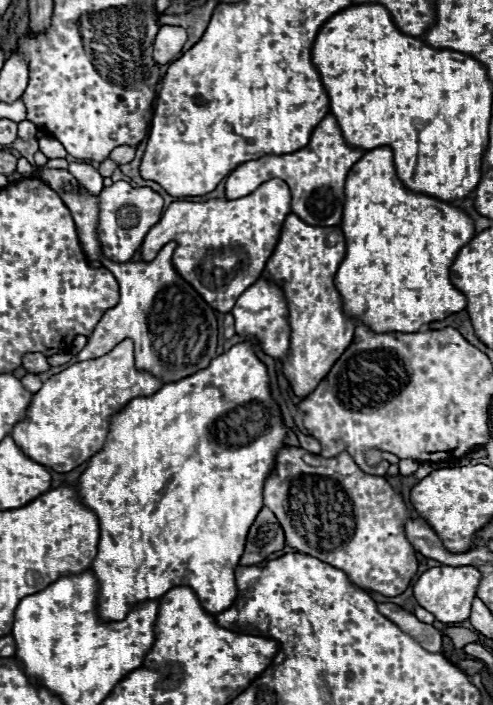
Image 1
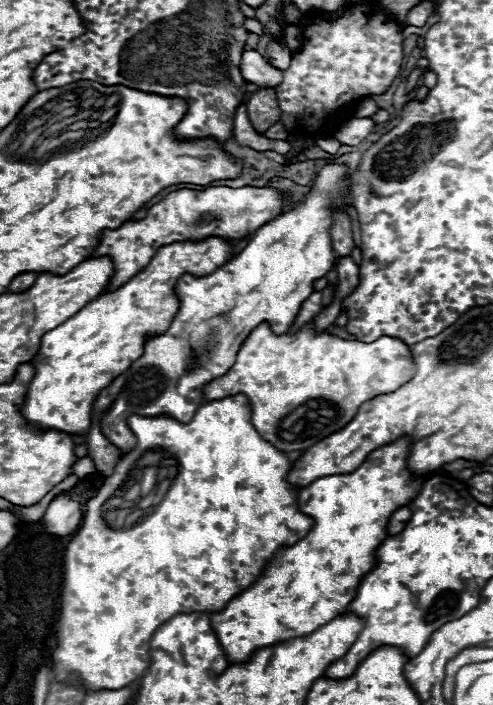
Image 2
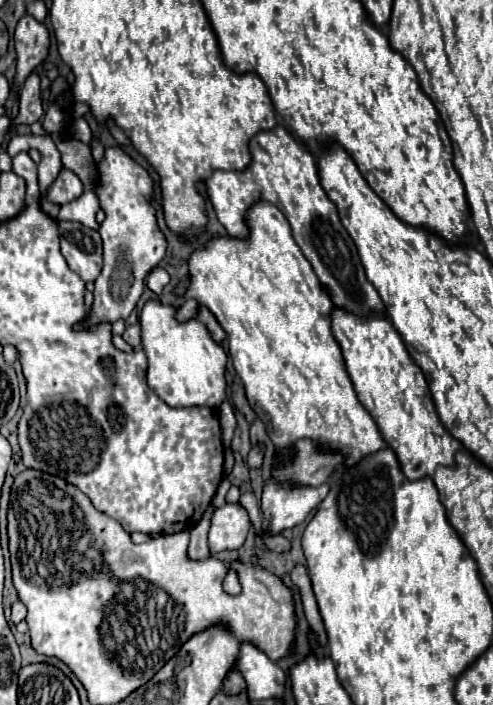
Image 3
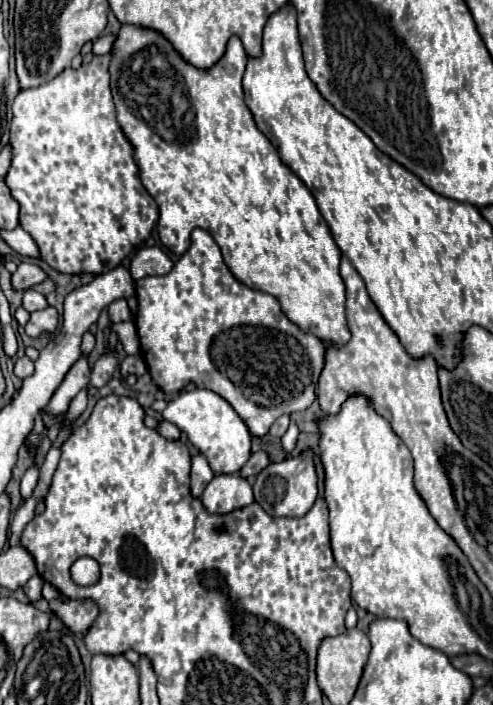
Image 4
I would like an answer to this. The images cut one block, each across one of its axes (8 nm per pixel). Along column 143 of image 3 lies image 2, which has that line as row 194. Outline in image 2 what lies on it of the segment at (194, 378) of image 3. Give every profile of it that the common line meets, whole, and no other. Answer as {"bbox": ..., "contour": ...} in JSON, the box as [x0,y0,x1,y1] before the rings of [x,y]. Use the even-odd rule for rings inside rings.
{"bbox":[100,166,350,456],"contour":[[[324,166],[314,182],[312,192],[304,200],[300,200],[294,210],[264,224],[232,260],[222,264],[216,272],[212,272],[206,278],[192,278],[184,274],[176,282],[174,292],[180,300],[180,308],[172,318],[170,328],[164,334],[146,338],[144,354],[126,370],[126,384],[122,386],[122,392],[112,402],[112,408],[108,408],[104,416],[100,416],[100,430],[104,432],[104,436],[108,436],[108,440],[112,440],[112,444],[116,444],[116,448],[120,448],[122,456],[136,446],[136,438],[126,426],[126,420],[132,414],[170,416],[180,422],[192,420],[194,412],[202,404],[202,386],[214,378],[224,376],[232,368],[238,348],[252,328],[256,328],[262,322],[268,322],[274,334],[284,334],[290,328],[300,310],[300,304],[314,292],[312,282],[326,276],[336,264],[336,254],[332,250],[330,240],[332,218],[328,204],[348,204],[348,186],[350,174],[344,166]]]}

